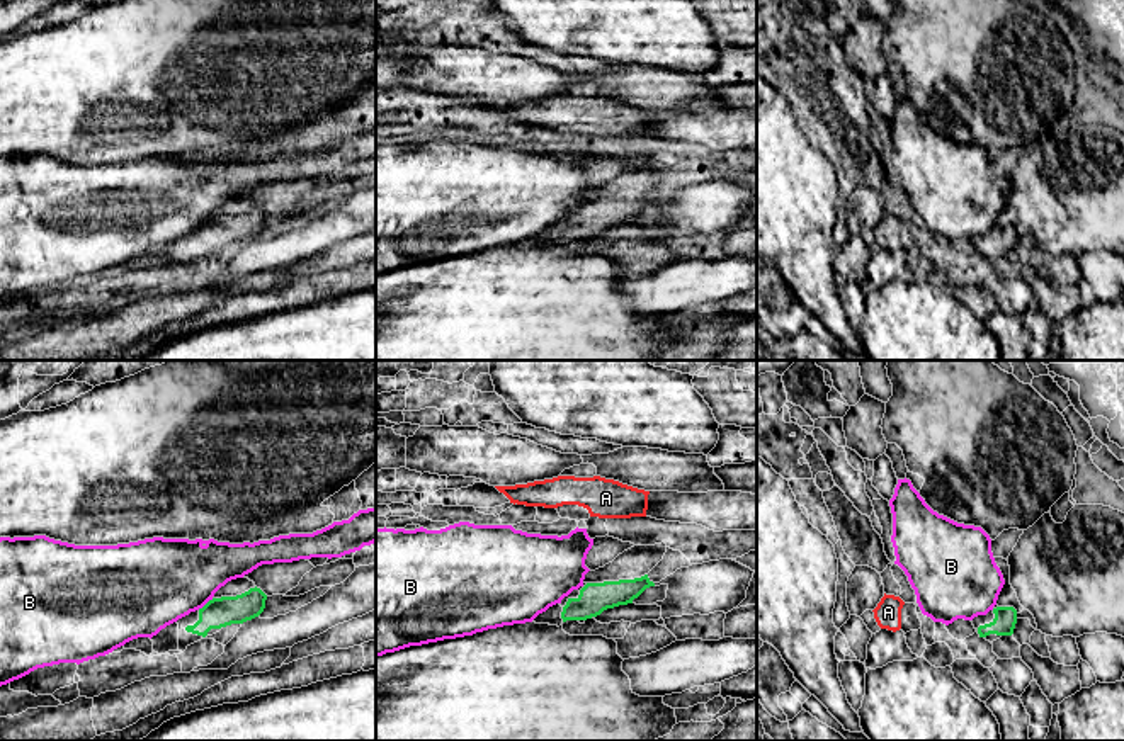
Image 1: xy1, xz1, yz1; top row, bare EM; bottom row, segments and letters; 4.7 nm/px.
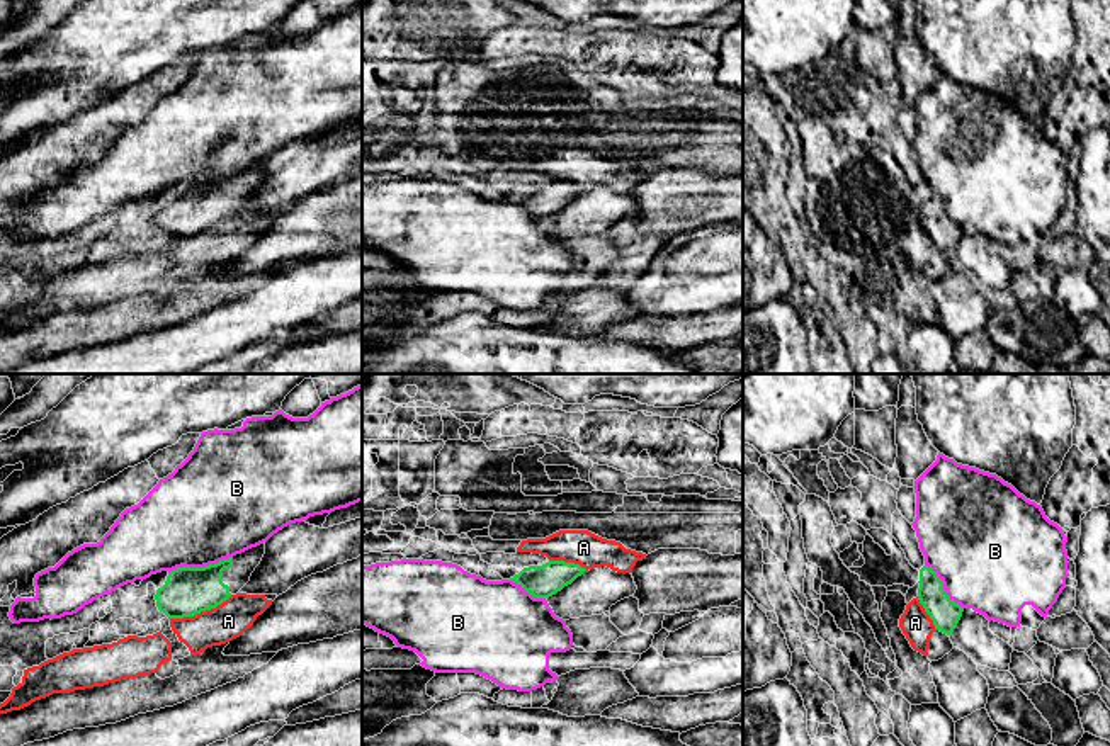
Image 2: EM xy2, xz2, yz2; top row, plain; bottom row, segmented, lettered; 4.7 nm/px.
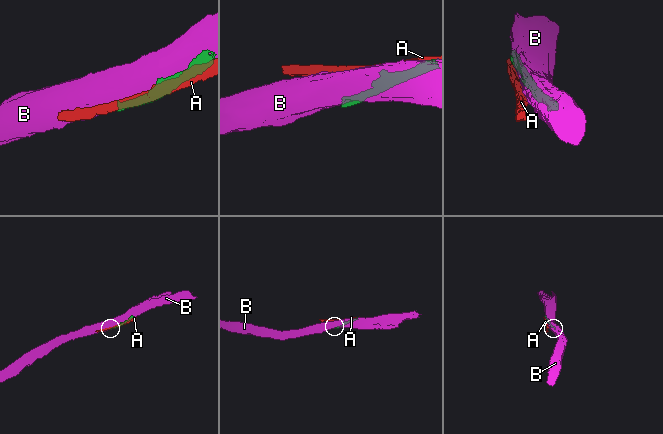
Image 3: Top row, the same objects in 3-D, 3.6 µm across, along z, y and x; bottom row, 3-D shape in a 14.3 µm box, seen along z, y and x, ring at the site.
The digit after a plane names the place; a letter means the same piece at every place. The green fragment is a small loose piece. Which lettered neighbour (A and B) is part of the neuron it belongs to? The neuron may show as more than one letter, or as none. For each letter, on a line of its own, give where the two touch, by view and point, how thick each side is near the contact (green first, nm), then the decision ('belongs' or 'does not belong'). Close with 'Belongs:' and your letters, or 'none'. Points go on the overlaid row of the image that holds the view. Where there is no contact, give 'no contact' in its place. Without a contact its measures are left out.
A: xy2 (201, 610) | 220/180 nm | does not belong
B: xy2 (199, 568) | 220/480 nm | does not belong
Belongs: none

